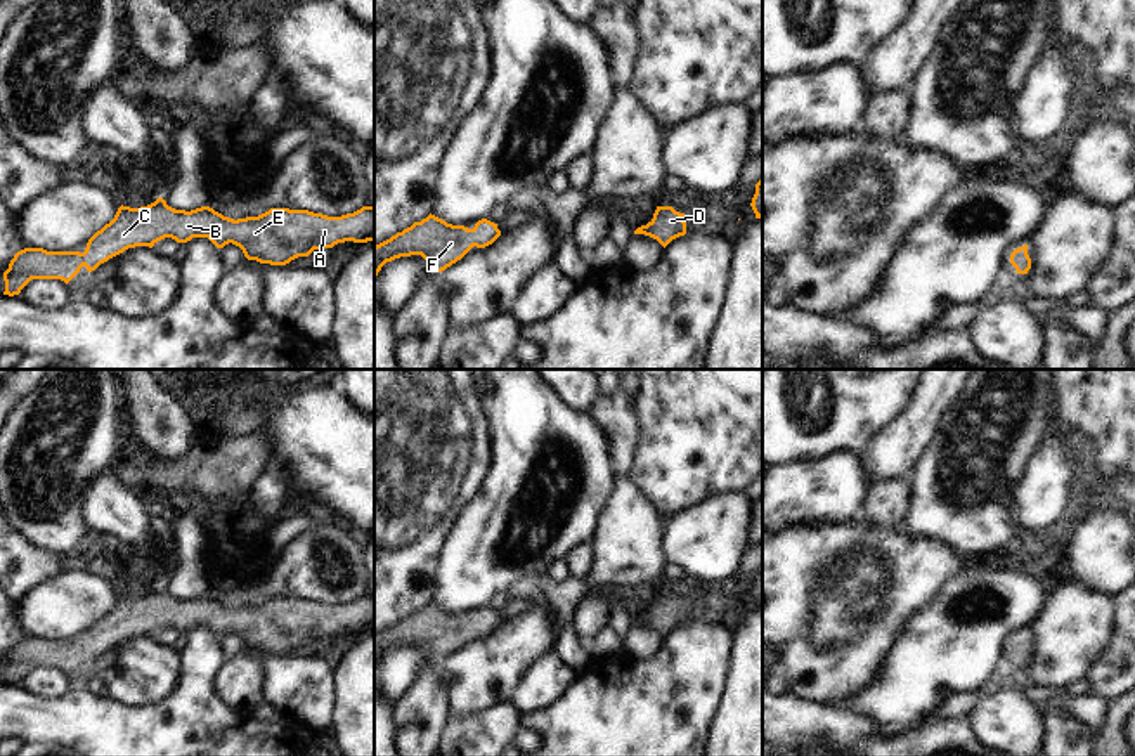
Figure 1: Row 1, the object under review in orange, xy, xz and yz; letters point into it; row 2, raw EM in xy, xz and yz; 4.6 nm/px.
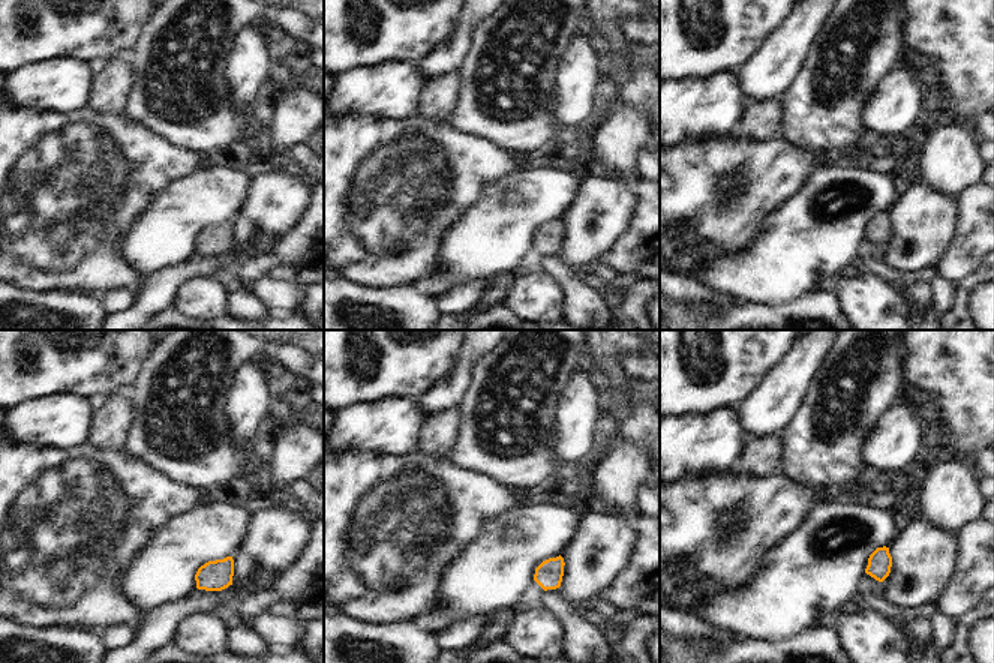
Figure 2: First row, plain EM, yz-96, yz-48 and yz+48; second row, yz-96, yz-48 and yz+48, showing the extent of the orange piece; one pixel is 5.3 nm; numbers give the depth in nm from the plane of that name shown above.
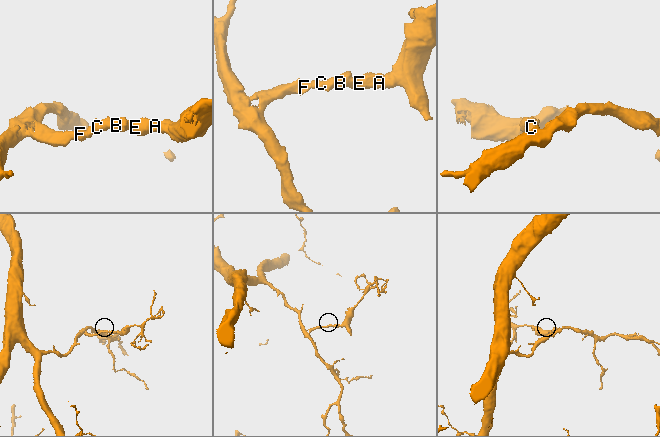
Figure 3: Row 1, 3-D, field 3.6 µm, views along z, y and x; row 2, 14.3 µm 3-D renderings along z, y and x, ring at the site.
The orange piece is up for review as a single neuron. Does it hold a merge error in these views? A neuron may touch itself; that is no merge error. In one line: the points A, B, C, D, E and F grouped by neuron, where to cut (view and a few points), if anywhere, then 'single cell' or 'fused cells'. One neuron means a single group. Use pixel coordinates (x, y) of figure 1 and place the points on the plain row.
A B C D E F; no cut; single cell

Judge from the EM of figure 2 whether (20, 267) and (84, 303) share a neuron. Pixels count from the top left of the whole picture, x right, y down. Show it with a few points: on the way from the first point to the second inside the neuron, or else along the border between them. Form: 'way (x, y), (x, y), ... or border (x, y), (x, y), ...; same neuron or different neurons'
border (23, 287), (35, 290), (84, 288), (92, 294); different neurons

